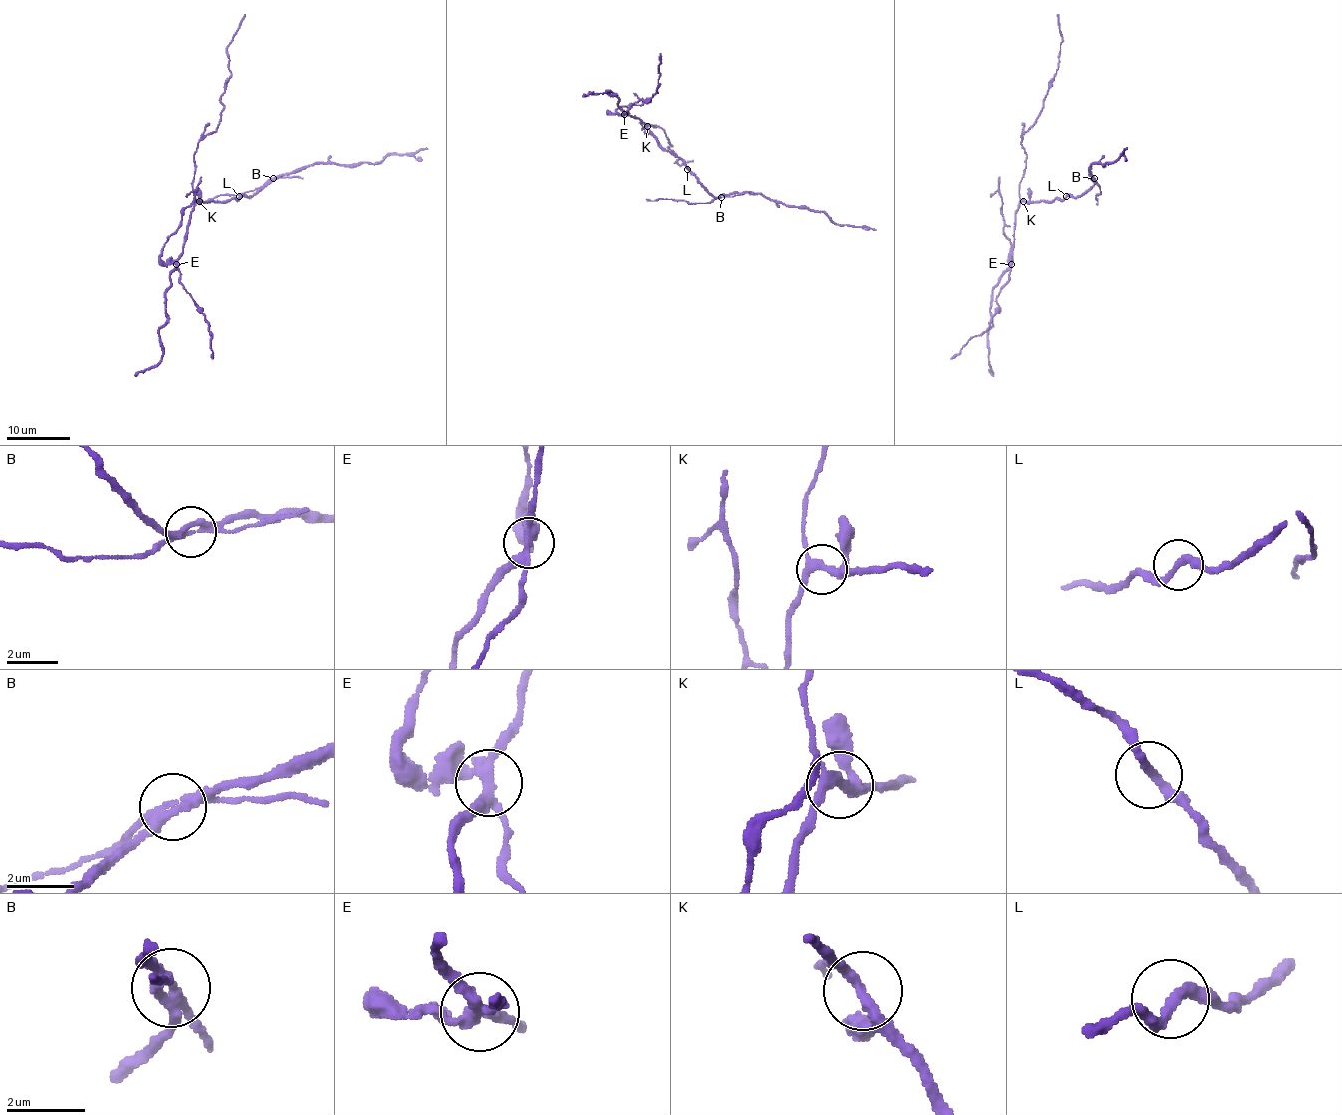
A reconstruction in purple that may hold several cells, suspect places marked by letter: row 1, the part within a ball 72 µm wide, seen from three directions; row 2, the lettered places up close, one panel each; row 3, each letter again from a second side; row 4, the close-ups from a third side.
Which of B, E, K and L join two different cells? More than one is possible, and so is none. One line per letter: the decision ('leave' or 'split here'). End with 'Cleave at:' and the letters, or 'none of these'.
B: split here
E: split here
K: leave
L: leave
Cleave at: B, E

